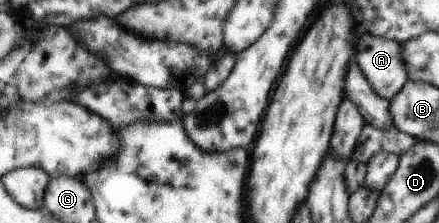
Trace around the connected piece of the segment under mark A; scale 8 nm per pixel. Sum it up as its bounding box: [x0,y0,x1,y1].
[357,33,408,100]

